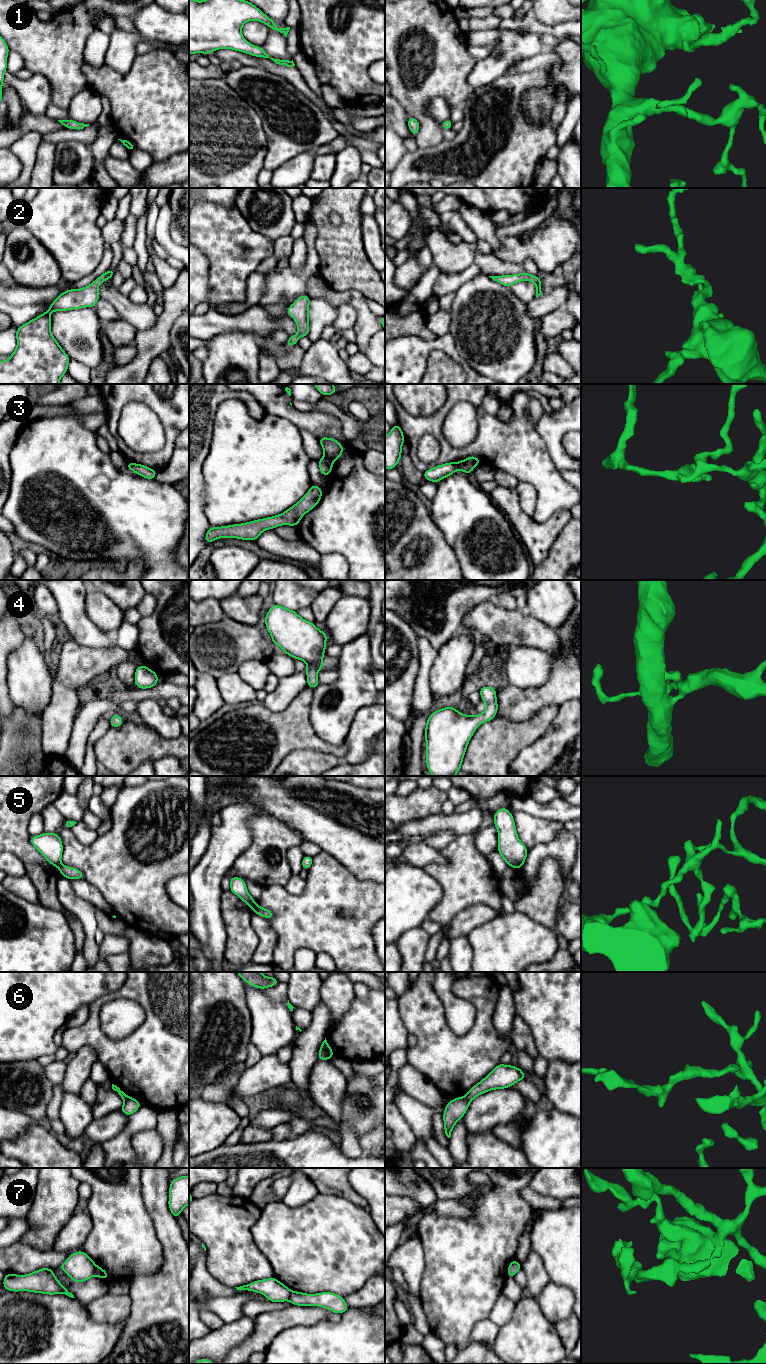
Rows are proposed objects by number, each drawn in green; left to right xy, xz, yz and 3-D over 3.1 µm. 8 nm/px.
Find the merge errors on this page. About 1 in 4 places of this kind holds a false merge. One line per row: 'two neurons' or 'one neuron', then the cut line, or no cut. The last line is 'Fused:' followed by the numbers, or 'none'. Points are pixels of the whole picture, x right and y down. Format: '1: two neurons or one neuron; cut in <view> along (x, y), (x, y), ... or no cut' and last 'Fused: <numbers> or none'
1: one neuron; no cut
2: one neuron; no cut
3: two neurons; cut in xz along (324, 456), (332, 462)
4: one neuron; no cut
5: two neurons; cut in xz along (256, 904), (253, 910)
6: two neurons; cut in xz along (320, 1048), (330, 1057)
7: two neurons; cut in xy along (96, 1266), (93, 1274)
Fused: 3, 5, 6, 7

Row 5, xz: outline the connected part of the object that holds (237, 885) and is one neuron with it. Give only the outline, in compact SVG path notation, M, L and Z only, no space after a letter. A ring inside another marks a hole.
M230 877L230 891L236 894L253 911L257 905L253 897L248 893L246 883L241 877Z

